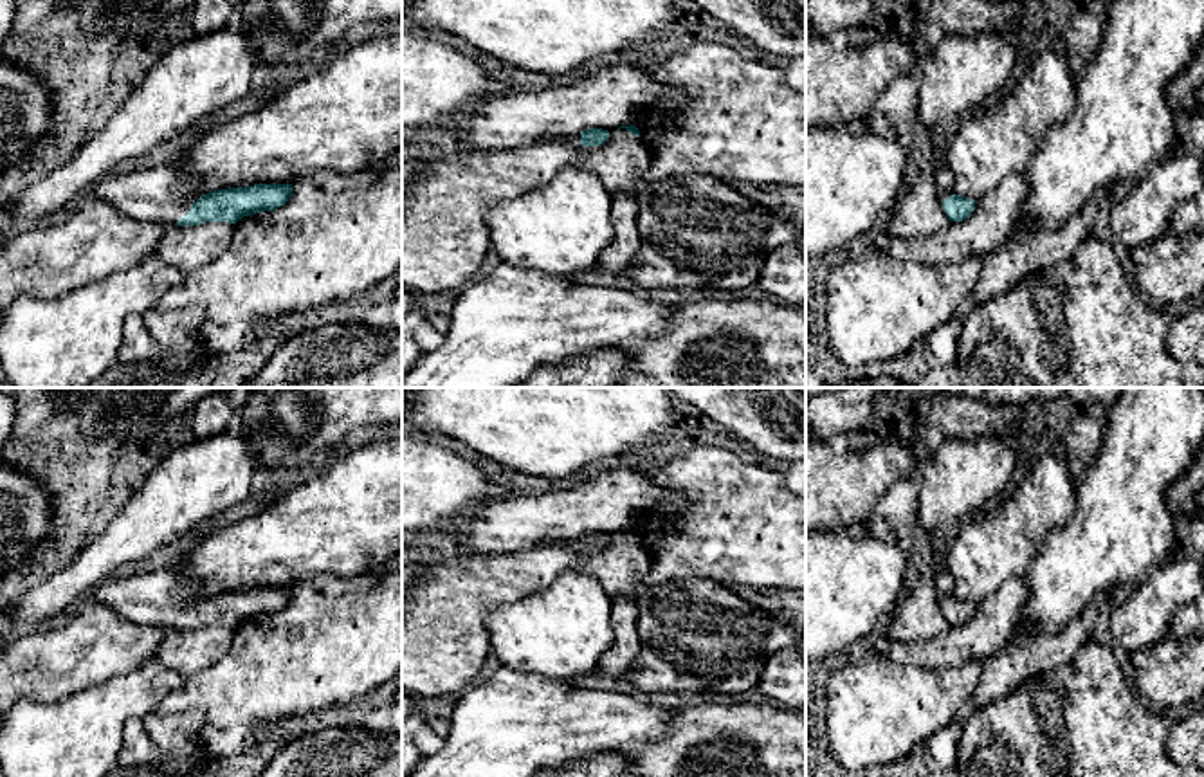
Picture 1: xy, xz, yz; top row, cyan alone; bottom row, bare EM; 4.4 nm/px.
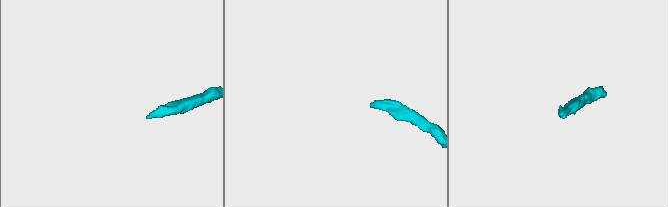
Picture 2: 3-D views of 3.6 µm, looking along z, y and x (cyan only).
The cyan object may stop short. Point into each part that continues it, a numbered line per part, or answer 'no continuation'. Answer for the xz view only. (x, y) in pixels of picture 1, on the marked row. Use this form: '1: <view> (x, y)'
1: xz (574, 139)

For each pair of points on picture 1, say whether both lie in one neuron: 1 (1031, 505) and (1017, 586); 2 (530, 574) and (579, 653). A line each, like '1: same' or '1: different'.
1: different
2: different

